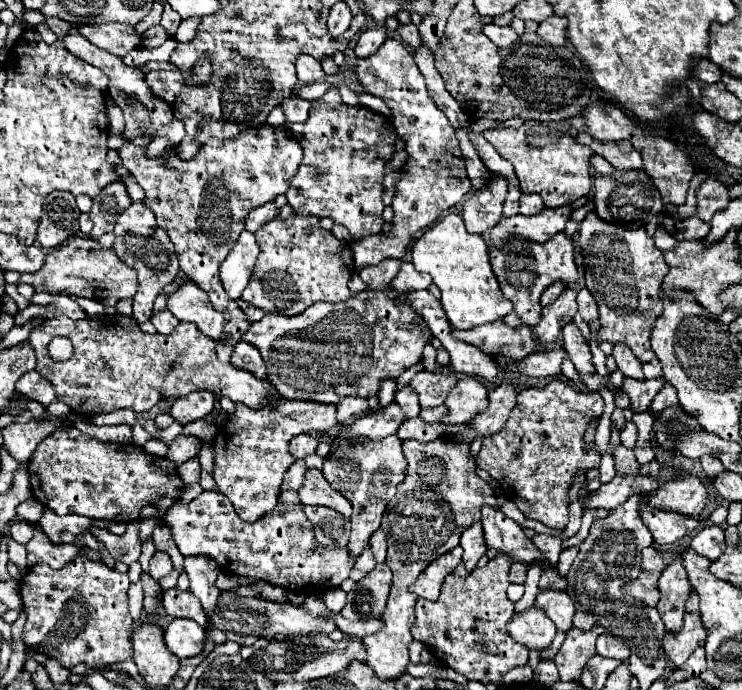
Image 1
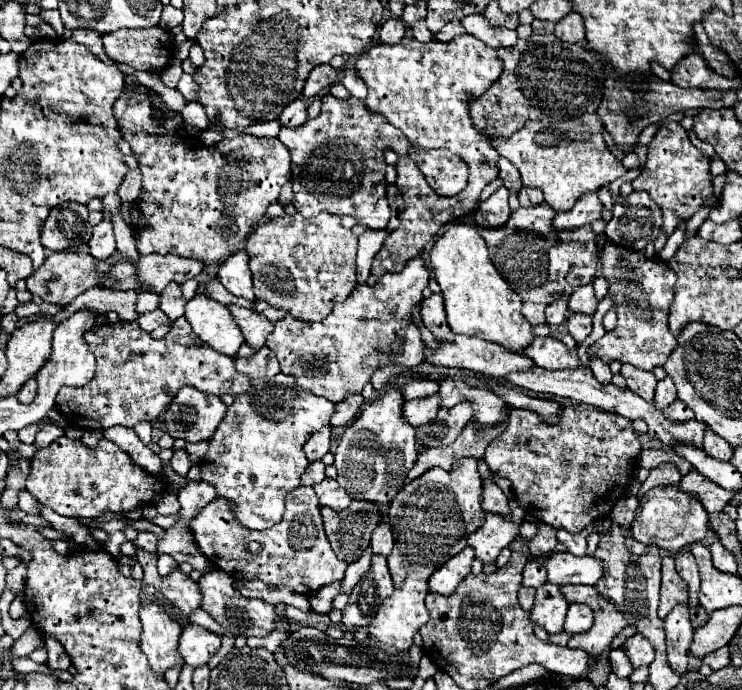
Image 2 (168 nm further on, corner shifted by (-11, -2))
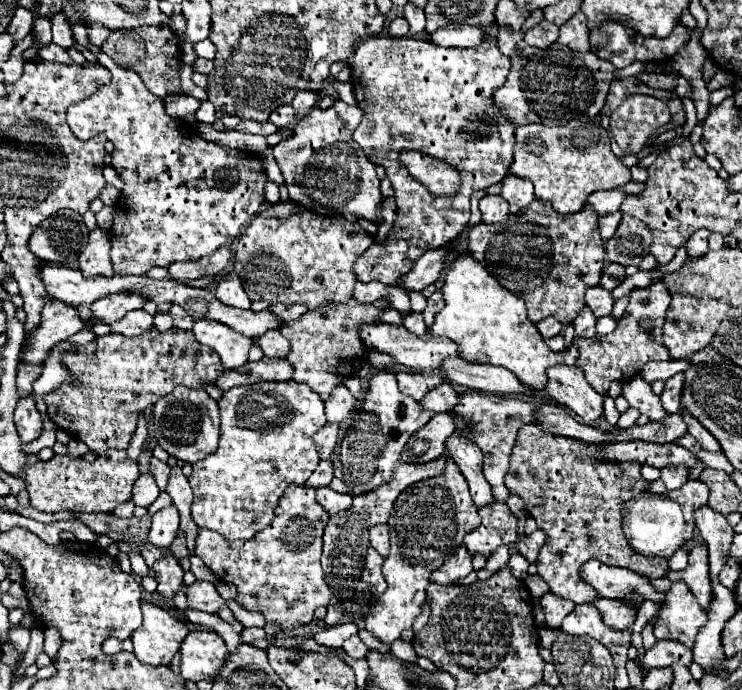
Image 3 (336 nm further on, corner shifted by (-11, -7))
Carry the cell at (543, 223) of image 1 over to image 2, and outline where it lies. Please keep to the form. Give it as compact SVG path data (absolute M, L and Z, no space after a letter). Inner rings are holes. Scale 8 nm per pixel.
M587 192L587 194L583 194L583 198L579 198L579 202L573 206L573 210L555 216L555 228L573 230L573 228L591 224L593 220L601 218L601 212L603 212L603 204L601 204L597 192Z

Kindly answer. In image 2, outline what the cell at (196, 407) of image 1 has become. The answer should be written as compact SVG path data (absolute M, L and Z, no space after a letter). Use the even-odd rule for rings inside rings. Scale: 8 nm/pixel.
M183 386L161 414L161 420L165 422L165 432L173 440L183 438L185 442L201 442L213 438L225 410L227 406L219 396Z

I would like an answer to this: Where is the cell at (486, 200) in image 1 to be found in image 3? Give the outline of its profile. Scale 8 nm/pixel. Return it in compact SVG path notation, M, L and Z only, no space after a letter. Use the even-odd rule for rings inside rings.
M485 195L479 201L479 209L483 223L503 223L503 219L509 215L509 205L501 195Z

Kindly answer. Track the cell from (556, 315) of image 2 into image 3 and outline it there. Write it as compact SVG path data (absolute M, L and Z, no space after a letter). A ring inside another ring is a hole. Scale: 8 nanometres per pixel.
M545 317L539 325L537 325L537 329L539 329L539 333L547 339L547 337L553 337L553 335L557 335L557 333L561 333L561 329L563 329L563 325L555 319L555 317Z

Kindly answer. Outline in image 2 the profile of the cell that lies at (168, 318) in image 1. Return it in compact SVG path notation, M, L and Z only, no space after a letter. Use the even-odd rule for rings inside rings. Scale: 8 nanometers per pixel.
M153 310L153 312L145 312L145 314L139 314L137 318L137 324L141 330L145 332L153 332L153 328L161 326L161 324L171 324L171 320L161 312L161 310Z

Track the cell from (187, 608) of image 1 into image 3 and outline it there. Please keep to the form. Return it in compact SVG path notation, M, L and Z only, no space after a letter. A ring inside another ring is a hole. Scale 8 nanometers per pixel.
M165 555L165 559L159 559L153 565L155 579L157 579L157 593L161 593L167 599L175 599L177 591L183 587L183 569L177 563L173 555Z

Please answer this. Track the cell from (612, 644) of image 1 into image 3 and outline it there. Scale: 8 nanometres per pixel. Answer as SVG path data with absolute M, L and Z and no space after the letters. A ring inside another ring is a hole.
M657 641L641 657L641 669L671 667L673 663L683 663L683 665L689 667L691 661L693 661L691 649L683 647L681 643L675 643L675 641Z

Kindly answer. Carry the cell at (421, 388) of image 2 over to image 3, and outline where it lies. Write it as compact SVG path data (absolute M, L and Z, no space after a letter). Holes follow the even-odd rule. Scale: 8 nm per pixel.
M405 371L397 373L397 381L399 381L399 391L411 395L415 401L421 401L425 393L443 383L443 379L433 373L405 373Z

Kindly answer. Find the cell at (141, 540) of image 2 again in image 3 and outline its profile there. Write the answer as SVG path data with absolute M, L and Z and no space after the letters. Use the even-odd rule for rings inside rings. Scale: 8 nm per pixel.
M169 505L153 515L153 525L149 529L147 539L155 547L167 547L175 539L177 529L179 529L179 511L175 505Z

